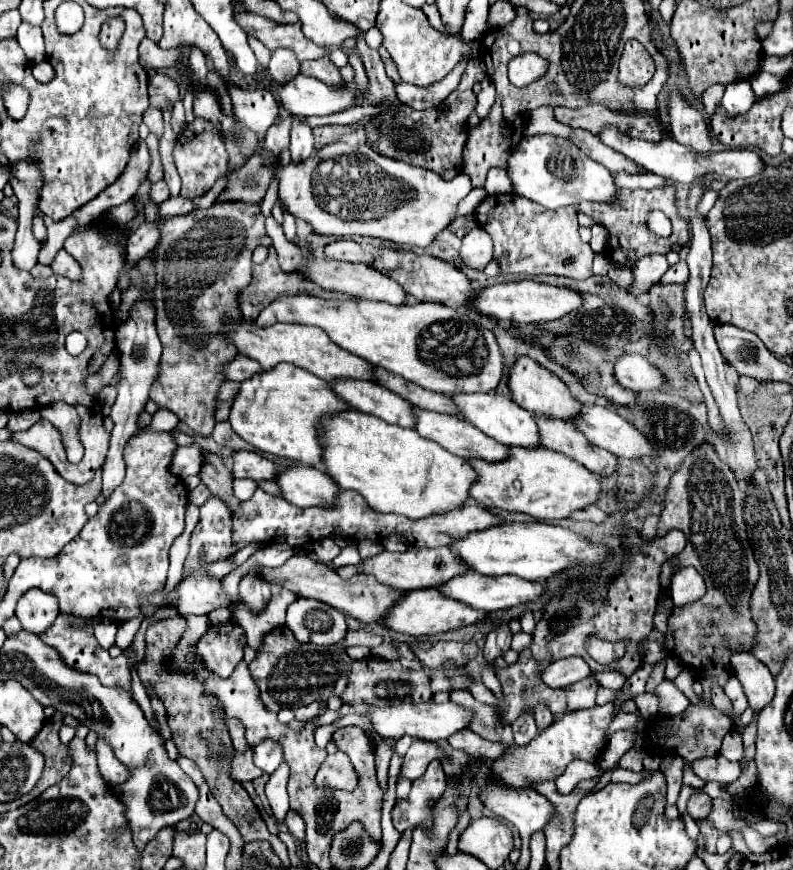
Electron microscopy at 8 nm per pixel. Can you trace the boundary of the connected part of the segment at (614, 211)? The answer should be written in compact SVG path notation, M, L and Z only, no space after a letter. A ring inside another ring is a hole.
M657 187L657 189L651 189L651 191L647 191L647 189L635 189L635 191L619 189L613 203L591 203L589 201L589 203L579 203L577 207L609 231L609 241L607 241L605 255L615 265L623 265L623 267L631 269L641 257L645 257L649 253L669 253L673 243L681 243L681 245L689 243L687 221L677 215L675 187ZM649 209L661 209L671 219L671 223L673 223L671 237L665 239L665 237L657 237L657 235L649 233L649 229L645 227L645 217L647 217Z

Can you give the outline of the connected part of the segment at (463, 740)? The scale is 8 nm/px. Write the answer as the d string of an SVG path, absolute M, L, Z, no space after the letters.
M461 729L459 733L453 733L449 739L449 745L453 749L461 749L465 753L469 753L471 762L477 759L490 760L493 757L499 757L504 750L504 746L500 743L490 742L483 739L477 733L473 733L471 729Z

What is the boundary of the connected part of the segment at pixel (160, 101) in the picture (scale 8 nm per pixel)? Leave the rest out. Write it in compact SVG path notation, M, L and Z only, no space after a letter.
M157 73L151 81L149 81L149 101L151 105L163 109L163 105L167 101L175 103L179 99L179 85L177 81L173 81L169 75Z

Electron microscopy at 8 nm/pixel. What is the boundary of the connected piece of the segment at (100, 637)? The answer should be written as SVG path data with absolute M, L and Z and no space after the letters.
M95 619L95 621L93 621L93 631L95 631L95 639L99 641L99 645L101 645L103 649L109 649L109 647L115 643L117 623Z

